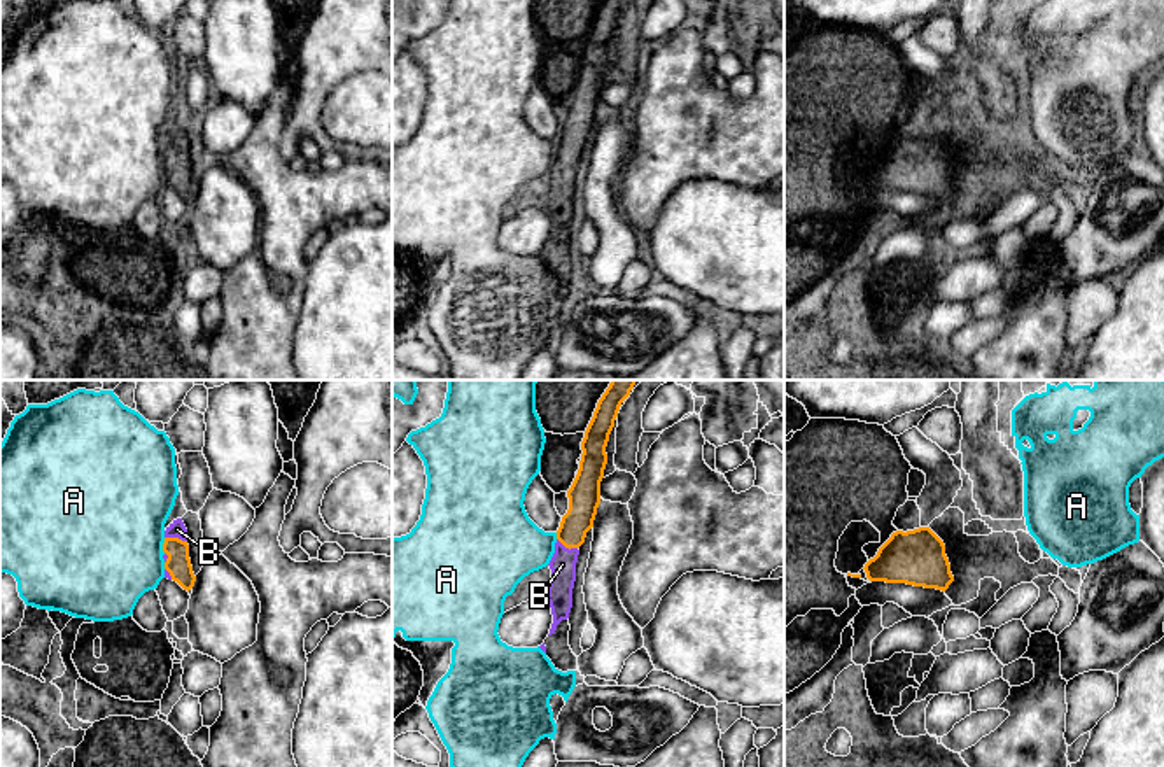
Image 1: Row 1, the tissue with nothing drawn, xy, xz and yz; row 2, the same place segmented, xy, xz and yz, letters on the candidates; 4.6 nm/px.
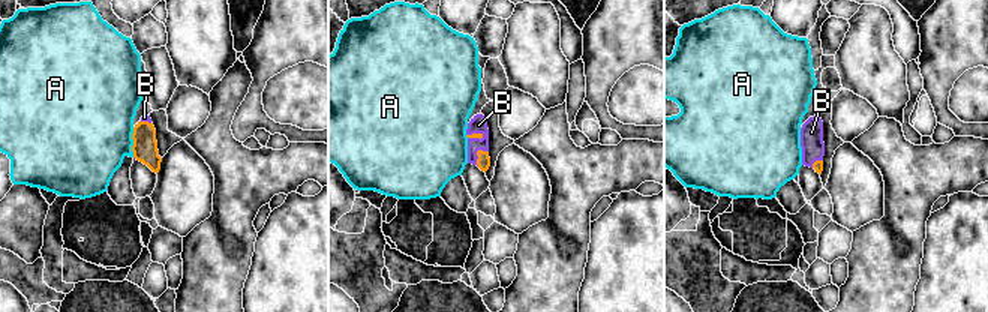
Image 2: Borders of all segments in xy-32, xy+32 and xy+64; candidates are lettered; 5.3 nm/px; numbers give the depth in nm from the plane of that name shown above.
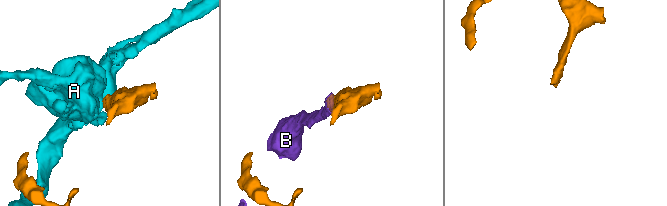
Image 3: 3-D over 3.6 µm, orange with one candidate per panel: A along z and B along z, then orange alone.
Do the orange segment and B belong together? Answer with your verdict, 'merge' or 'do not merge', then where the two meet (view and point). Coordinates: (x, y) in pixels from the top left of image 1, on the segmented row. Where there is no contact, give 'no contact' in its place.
merge; meets orange in xy at (175, 538)

